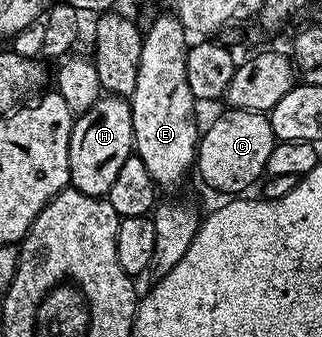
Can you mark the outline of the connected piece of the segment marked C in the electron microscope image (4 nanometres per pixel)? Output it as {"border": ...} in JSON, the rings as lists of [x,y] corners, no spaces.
{"border":[[[226,110],[226,115],[221,115],[209,128],[204,128],[197,144],[197,157],[195,160],[196,174],[201,174],[201,179],[209,187],[222,191],[225,197],[237,197],[245,191],[257,178],[260,180],[265,175],[267,157],[271,157],[271,149],[275,142],[275,136],[269,124],[268,114],[259,111]]]}

